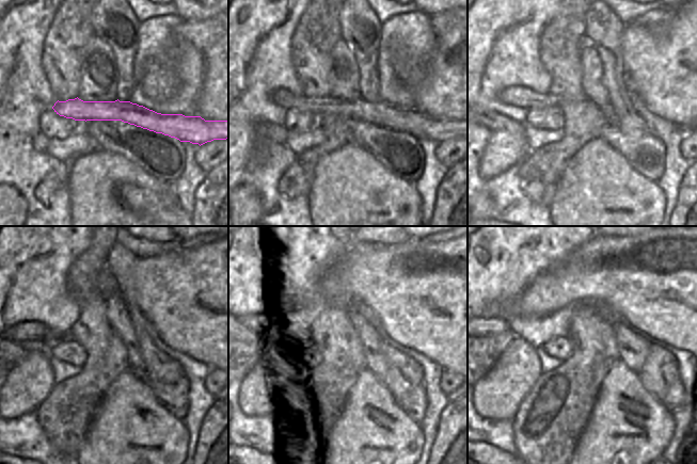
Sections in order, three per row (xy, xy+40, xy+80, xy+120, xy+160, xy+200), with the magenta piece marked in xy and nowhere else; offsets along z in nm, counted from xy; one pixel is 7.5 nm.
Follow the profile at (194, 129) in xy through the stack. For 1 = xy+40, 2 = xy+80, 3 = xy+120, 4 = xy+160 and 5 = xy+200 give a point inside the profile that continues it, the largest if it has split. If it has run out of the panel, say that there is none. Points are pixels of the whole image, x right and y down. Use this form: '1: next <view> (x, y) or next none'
1: next xy+40 (411, 122)
2: next xy+80 (519, 96)
3: next xy+120 (28, 332)
4: next xy+160 (250, 329)
5: next xy+200 (493, 325)

